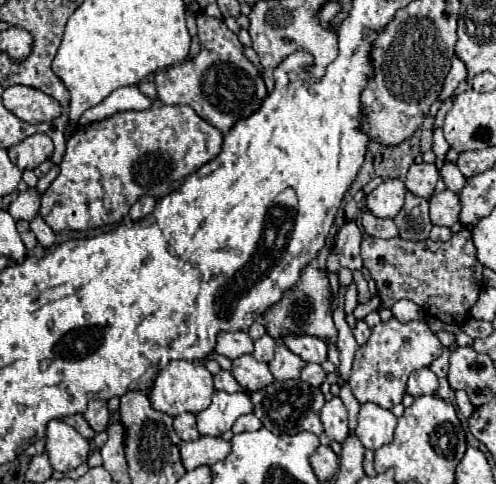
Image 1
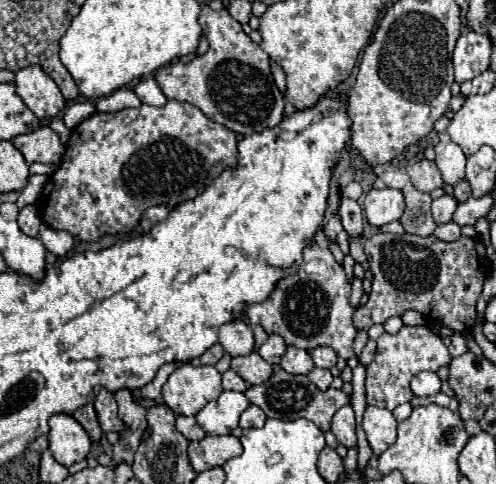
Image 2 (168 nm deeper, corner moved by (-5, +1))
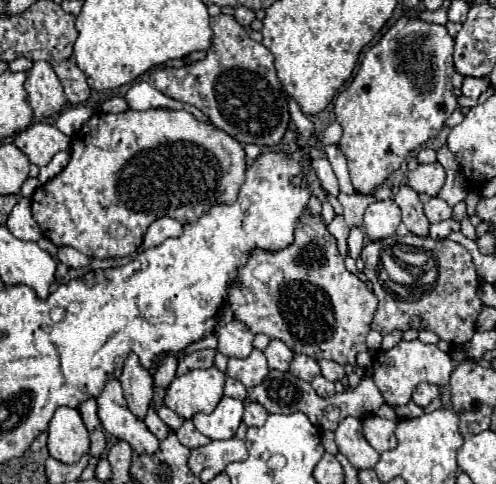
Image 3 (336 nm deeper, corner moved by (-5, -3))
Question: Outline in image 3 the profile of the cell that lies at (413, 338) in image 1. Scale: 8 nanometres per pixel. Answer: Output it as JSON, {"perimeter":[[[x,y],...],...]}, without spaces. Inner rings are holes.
{"perimeter":[[[412,340],[412,342],[398,342],[388,352],[378,352],[372,368],[374,368],[374,376],[372,376],[374,384],[382,392],[386,404],[402,406],[410,402],[412,390],[422,382],[430,382],[436,386],[448,384],[450,374],[454,370],[454,362],[450,354],[442,352],[436,344],[422,344],[420,340]]]}

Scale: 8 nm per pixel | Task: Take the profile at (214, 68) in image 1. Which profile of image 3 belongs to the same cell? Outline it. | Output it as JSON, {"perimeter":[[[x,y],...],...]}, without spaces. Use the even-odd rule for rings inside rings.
{"perimeter":[[[220,14],[210,20],[214,32],[206,58],[182,68],[156,68],[148,84],[162,94],[192,104],[228,136],[240,144],[276,146],[290,122],[288,100],[280,88],[274,70],[274,58],[260,42],[254,42],[234,16]]]}

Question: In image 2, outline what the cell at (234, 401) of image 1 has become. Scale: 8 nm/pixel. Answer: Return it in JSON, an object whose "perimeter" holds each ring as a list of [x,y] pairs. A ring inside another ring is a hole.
{"perimeter":[[[222,392],[218,400],[212,400],[196,414],[196,420],[206,434],[222,436],[238,426],[240,414],[248,408],[250,400],[242,392]]]}

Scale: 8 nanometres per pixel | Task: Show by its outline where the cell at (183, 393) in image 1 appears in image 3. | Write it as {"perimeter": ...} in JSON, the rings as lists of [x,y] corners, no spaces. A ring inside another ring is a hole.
{"perimeter":[[[214,366],[192,370],[172,380],[166,390],[164,402],[186,420],[190,420],[196,412],[210,414],[224,396],[224,382],[226,374]]]}

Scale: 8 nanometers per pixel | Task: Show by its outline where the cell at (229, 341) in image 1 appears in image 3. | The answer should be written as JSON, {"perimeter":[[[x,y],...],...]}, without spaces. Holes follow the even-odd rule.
{"perimeter":[[[232,320],[216,330],[218,336],[218,352],[226,354],[228,358],[246,358],[252,352],[252,332],[244,322]]]}

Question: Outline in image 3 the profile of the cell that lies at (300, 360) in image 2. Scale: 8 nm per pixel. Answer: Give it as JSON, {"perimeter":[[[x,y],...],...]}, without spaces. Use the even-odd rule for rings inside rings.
{"perimeter":[[[294,354],[294,360],[292,360],[288,372],[292,372],[294,376],[298,376],[300,380],[310,382],[314,376],[320,374],[320,366],[318,366],[318,362],[316,362],[314,358],[310,358],[310,356]]]}

